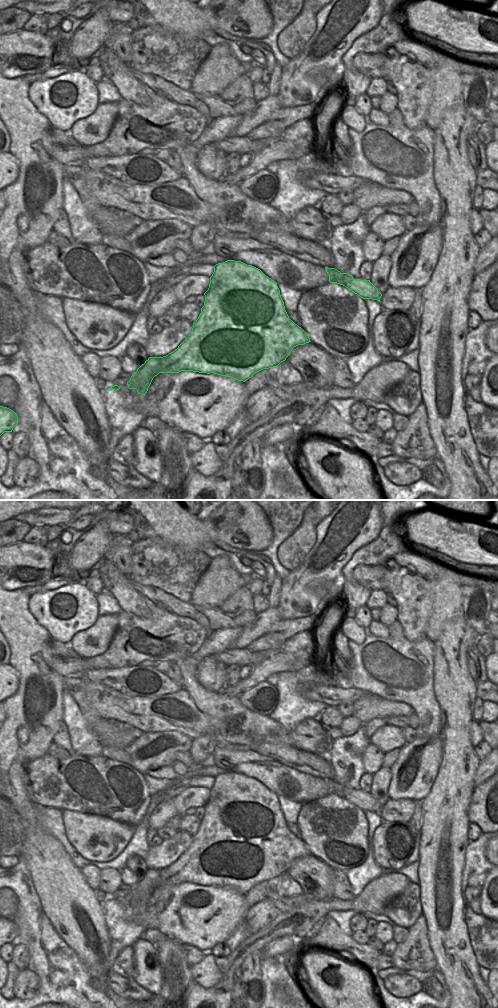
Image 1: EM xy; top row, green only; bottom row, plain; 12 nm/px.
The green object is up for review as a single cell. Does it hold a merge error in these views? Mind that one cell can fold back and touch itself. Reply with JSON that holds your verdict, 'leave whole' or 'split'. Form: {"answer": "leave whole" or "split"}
{"answer": "split"}

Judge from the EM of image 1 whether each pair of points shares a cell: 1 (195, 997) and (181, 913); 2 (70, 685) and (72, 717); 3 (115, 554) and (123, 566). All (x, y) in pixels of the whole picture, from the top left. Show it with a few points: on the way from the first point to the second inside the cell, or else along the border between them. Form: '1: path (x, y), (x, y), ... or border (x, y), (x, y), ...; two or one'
1: border (168, 937), (181, 944); two
2: border (64, 689), (73, 697), (83, 715); two
3: path (118, 557), (122, 563); one

